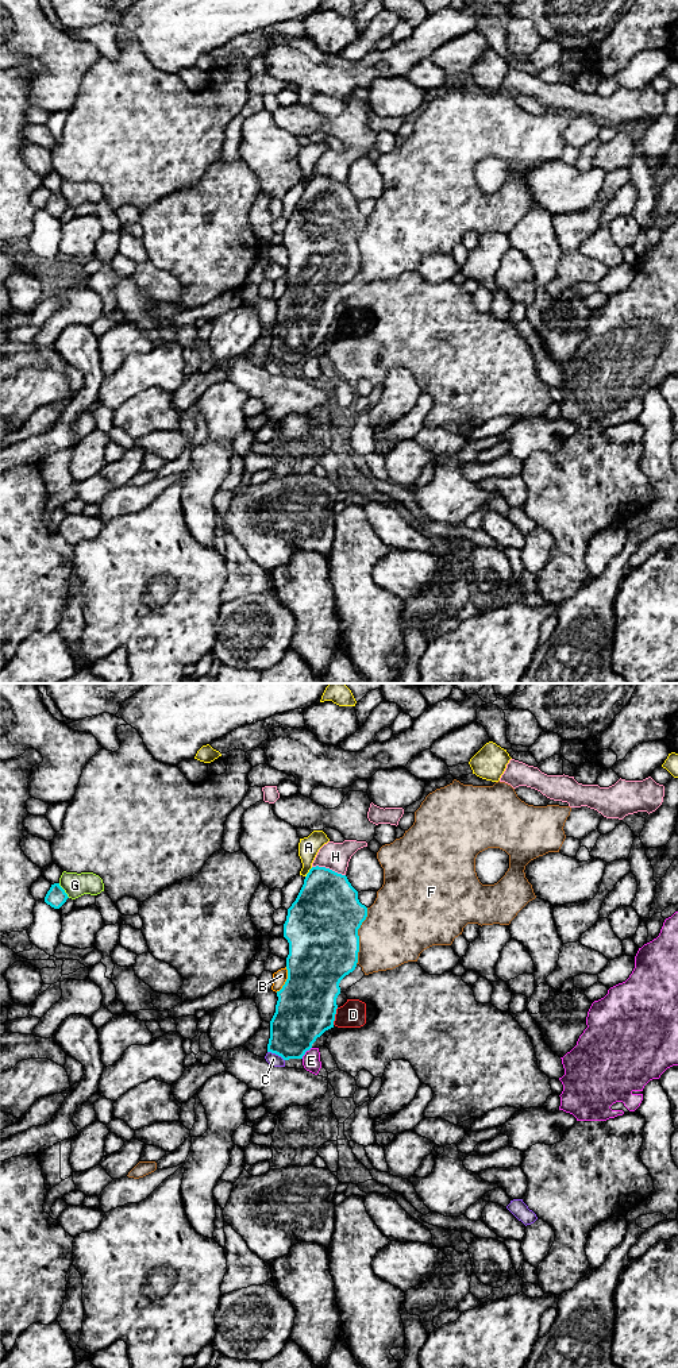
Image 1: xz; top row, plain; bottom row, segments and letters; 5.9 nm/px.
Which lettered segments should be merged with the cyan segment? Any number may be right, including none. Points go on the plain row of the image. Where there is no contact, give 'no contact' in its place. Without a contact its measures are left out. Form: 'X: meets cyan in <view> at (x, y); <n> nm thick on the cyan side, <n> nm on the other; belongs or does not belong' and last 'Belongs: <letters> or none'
A: meets cyan in xz at (308, 181); 380 nm thick on the cyan side, 130 nm on the other; does not belong
B: meets cyan in xz at (287, 289); 380 nm thick on the cyan side, 80 nm on the other; does not belong
C: meets cyan in xz at (276, 362); 300 nm thick on the cyan side, 70 nm on the other; does not belong
D: meets cyan in xz at (334, 324); 360 nm thick on the cyan side, 160 nm on the other; does not belong
E: meets cyan in xz at (305, 359); 360 nm thick on the cyan side, 110 nm on the other; does not belong
F: meets cyan in xz at (358, 245); 440 nm thick on the cyan side, 400 nm on the other; does not belong
G: meets cyan in xz at (64, 199); 120 nm thick on the cyan side, 140 nm on the other; does not belong
H: meets cyan in xz at (328, 177); 400 nm thick on the cyan side, 160 nm on the other; does not belong
Belongs: none

